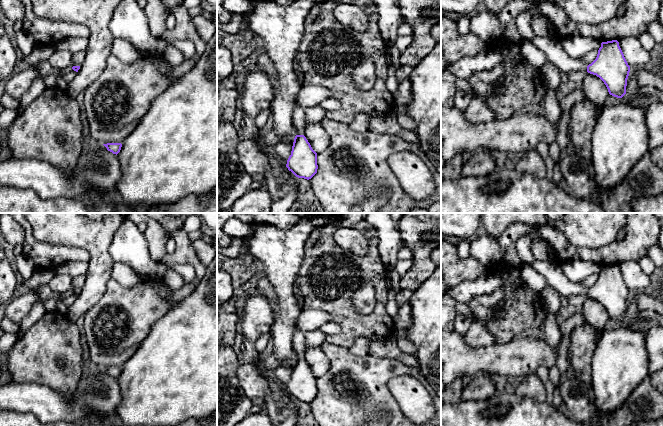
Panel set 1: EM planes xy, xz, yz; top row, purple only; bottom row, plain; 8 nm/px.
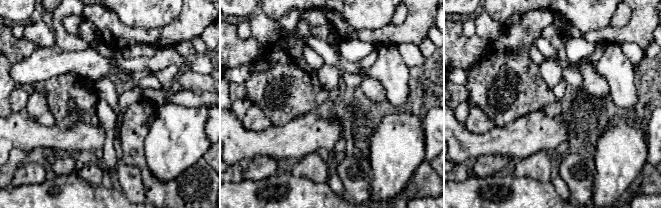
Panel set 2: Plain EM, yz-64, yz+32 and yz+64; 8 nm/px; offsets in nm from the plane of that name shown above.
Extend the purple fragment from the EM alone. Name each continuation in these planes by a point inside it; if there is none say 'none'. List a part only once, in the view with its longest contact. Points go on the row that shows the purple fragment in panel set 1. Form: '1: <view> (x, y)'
1: xz (298, 116)

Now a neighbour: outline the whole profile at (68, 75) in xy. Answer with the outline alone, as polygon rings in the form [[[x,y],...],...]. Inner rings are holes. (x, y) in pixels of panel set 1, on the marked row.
[[[72,68],[58,74],[65,82],[70,83],[76,76],[76,71]]]

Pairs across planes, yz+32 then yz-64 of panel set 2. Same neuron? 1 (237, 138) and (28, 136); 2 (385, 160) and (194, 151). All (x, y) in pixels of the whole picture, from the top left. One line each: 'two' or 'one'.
1: one
2: one

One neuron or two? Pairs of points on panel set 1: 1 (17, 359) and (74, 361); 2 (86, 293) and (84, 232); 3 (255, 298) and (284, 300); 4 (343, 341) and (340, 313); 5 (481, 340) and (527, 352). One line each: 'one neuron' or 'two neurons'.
1: one neuron
2: one neuron
3: two neurons
4: one neuron
5: two neurons

